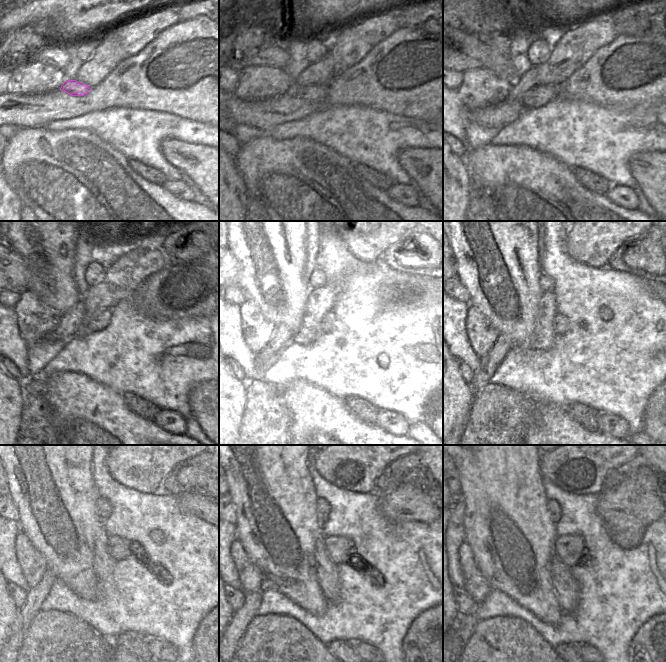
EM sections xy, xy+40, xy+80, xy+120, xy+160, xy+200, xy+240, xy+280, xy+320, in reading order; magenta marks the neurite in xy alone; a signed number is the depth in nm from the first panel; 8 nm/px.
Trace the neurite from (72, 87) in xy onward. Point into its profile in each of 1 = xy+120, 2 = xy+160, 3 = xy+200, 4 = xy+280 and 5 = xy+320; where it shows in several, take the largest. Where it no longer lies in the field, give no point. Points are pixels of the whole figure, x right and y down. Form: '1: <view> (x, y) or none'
1: xy+120 (100, 322)
2: xy+160 (328, 320)
3: xy+200 (560, 325)
4: xy+280 (339, 548)
5: xy+320 (569, 549)

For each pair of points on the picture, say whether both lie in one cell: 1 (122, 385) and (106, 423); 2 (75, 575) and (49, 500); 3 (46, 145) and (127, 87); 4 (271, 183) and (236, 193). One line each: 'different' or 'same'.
1: different
2: same
3: different
4: different

